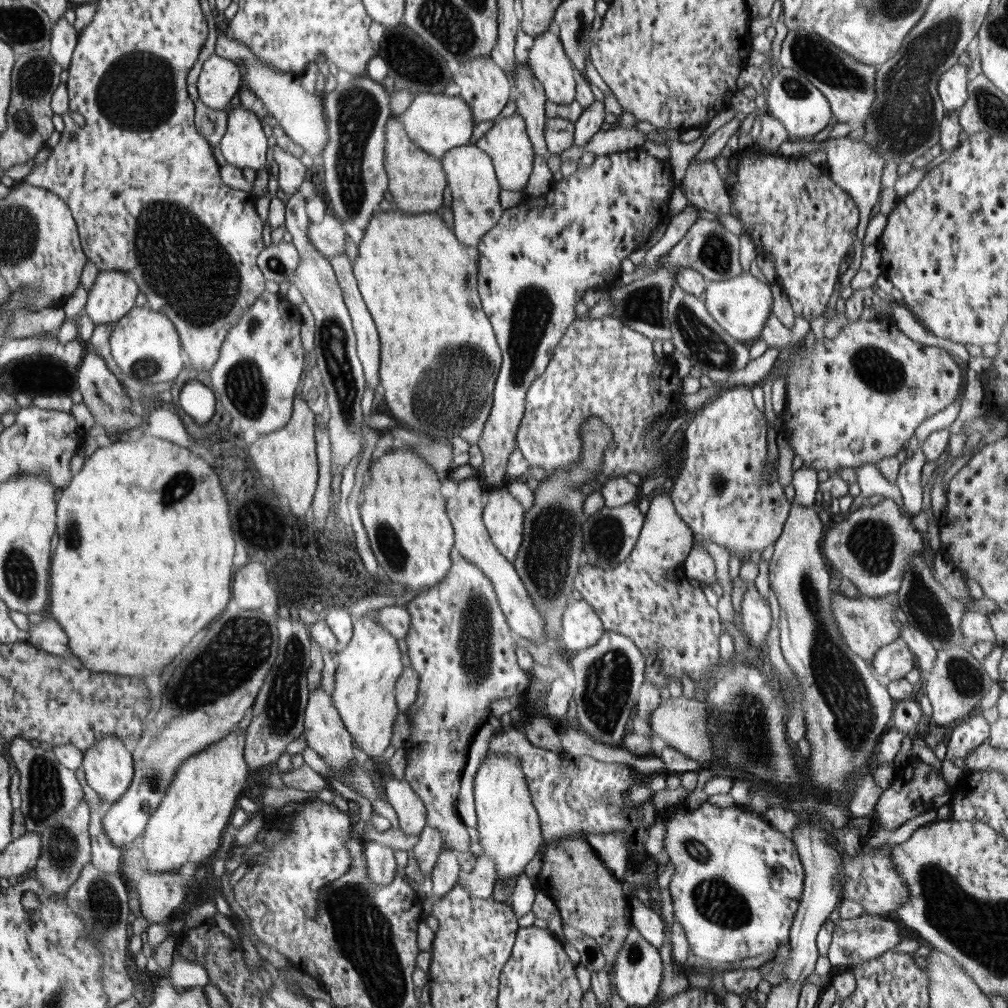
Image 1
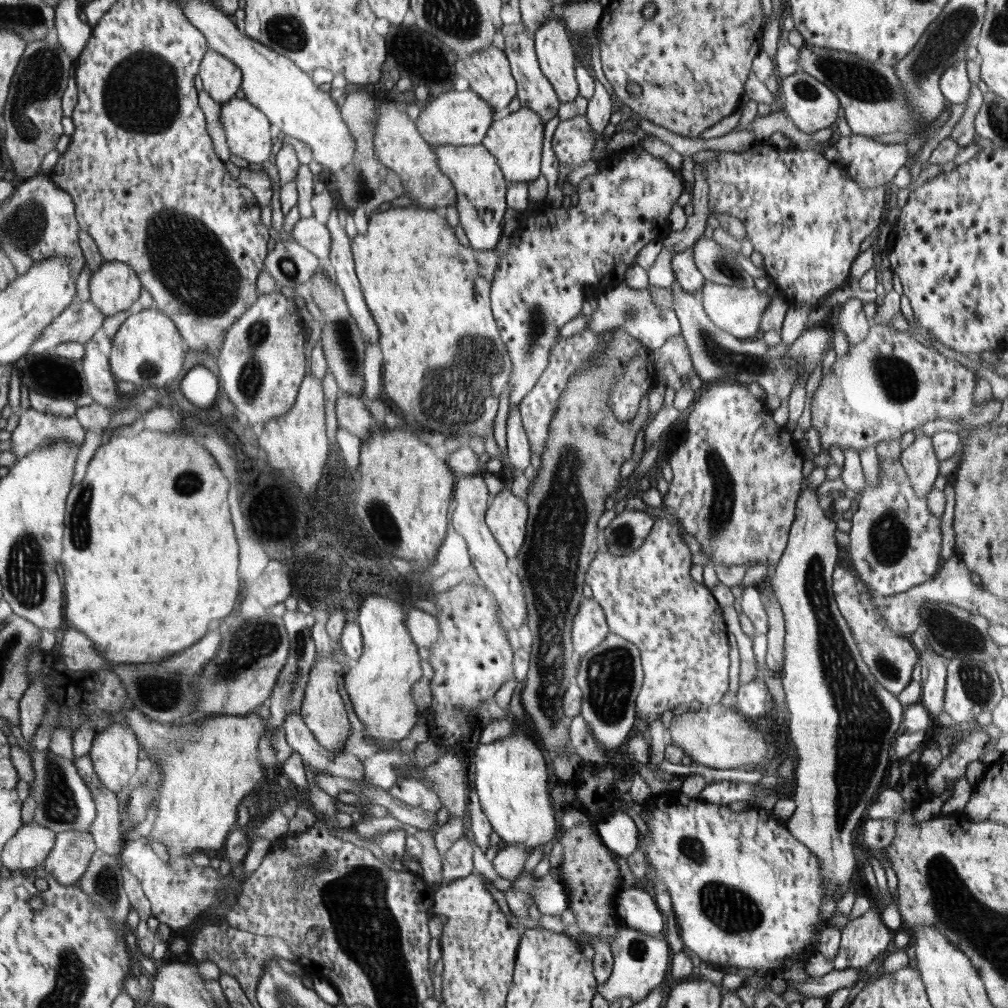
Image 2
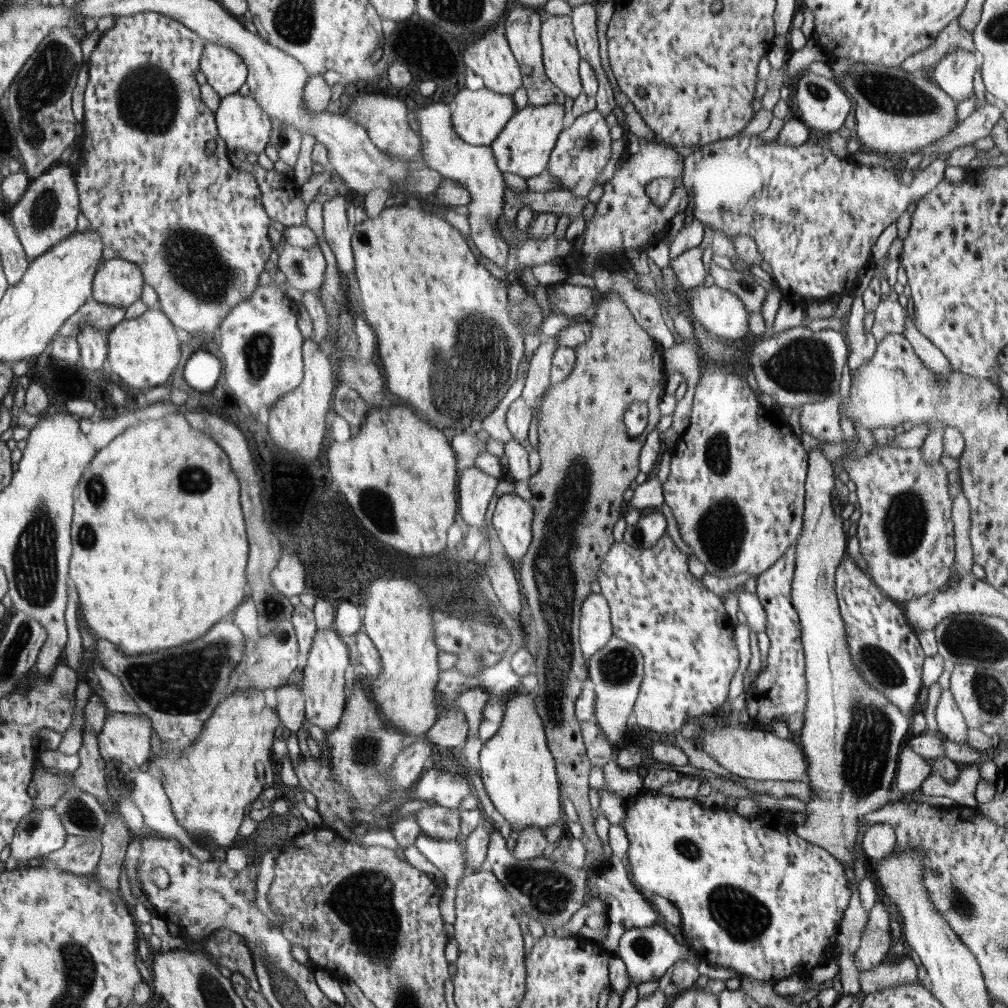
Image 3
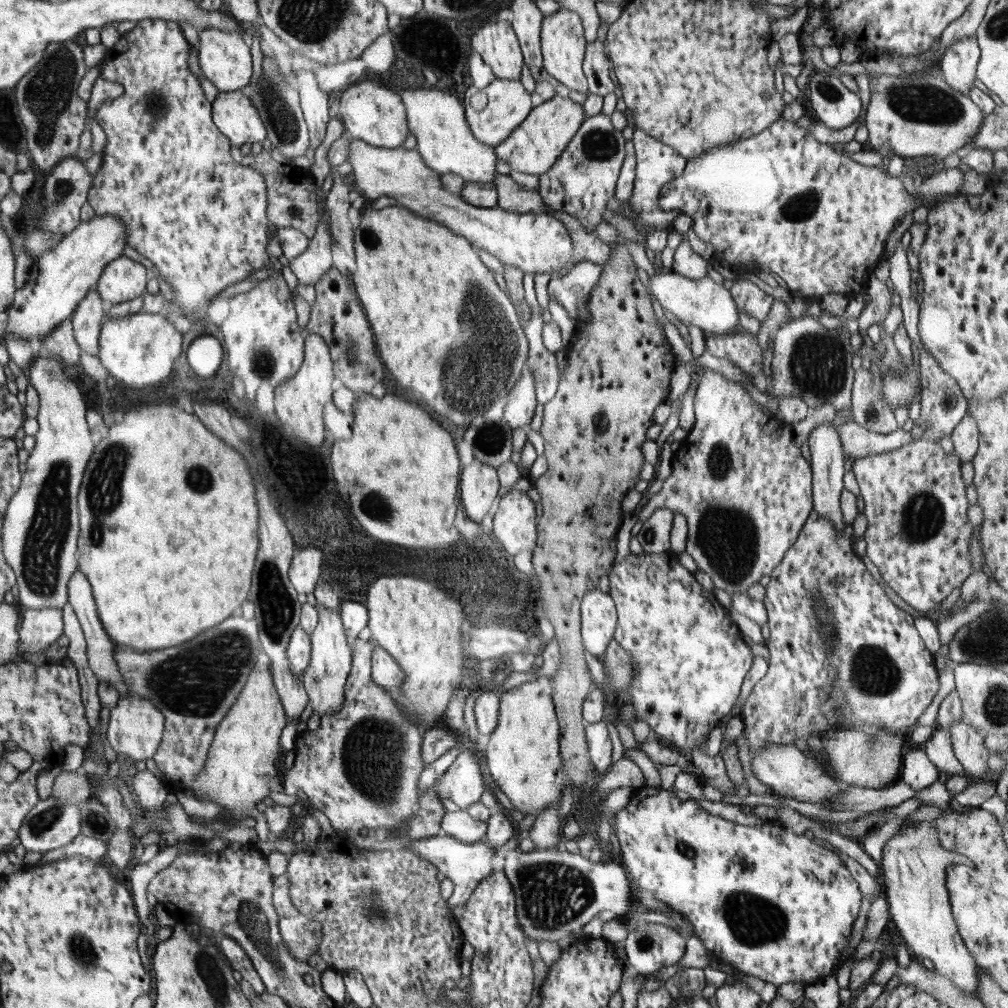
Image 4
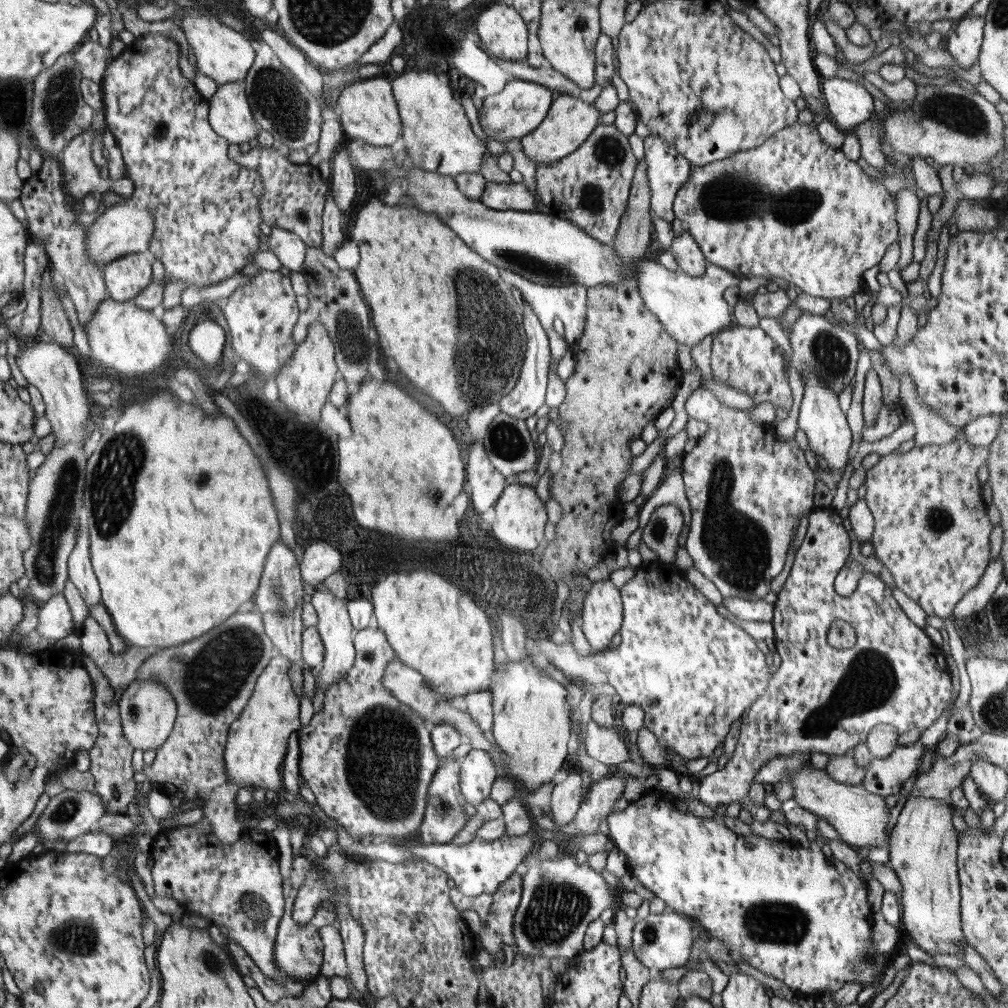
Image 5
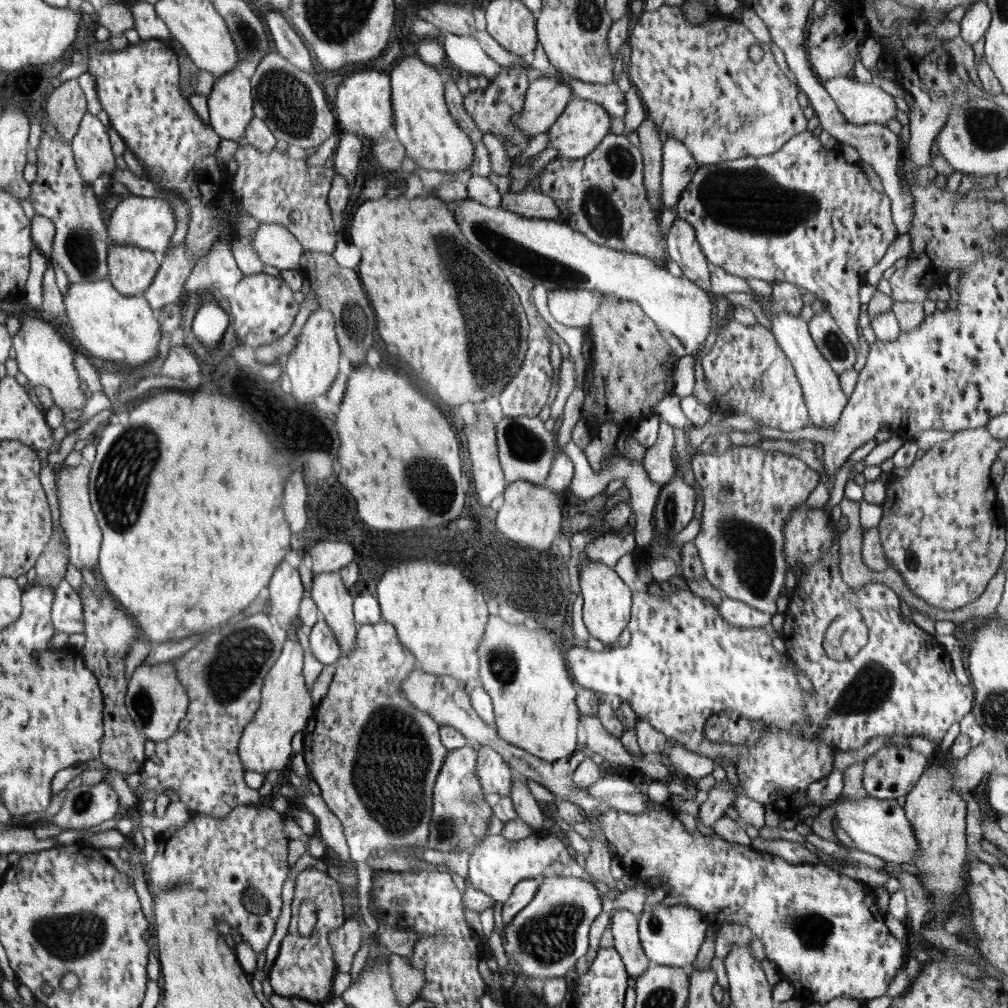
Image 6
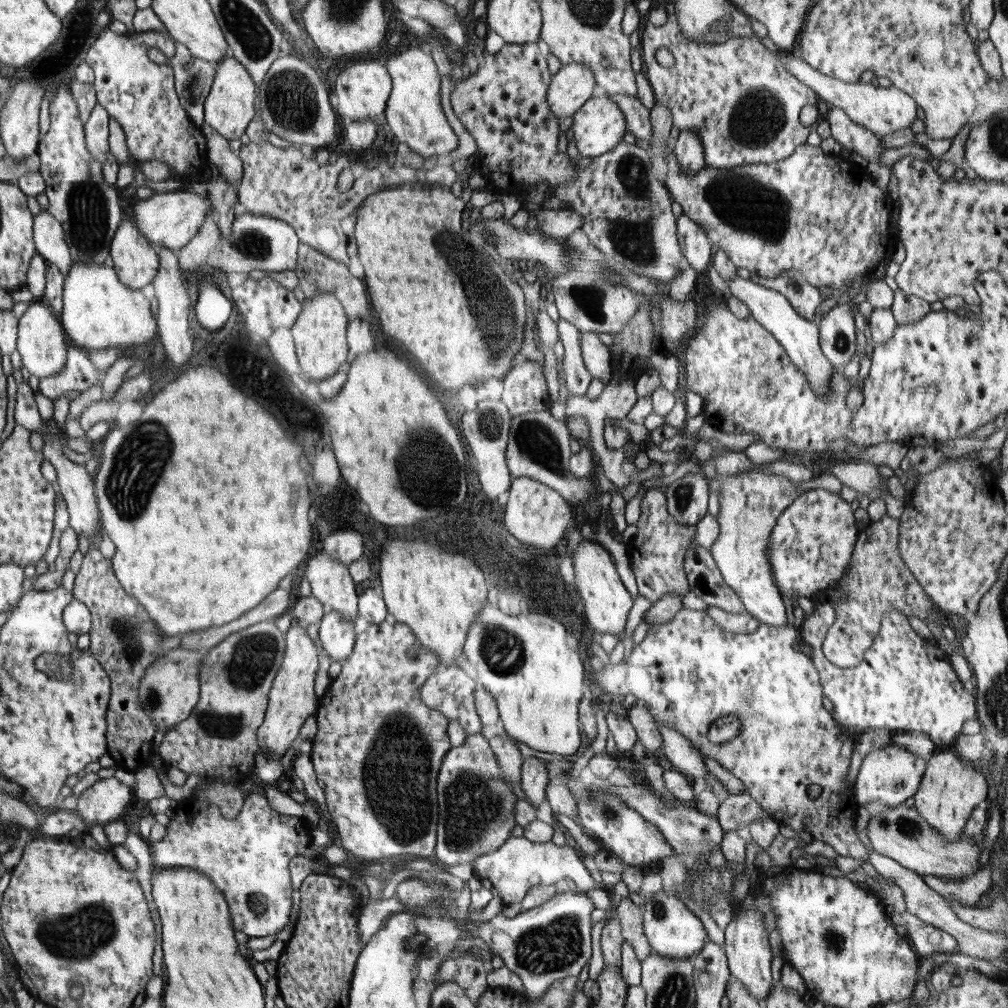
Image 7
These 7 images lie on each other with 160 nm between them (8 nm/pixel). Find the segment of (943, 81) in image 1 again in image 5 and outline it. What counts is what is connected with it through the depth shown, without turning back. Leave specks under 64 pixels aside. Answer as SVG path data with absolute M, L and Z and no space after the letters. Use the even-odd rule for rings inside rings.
M966 15L946 33L946 50L964 70L968 70L979 59L984 25L985 17Z

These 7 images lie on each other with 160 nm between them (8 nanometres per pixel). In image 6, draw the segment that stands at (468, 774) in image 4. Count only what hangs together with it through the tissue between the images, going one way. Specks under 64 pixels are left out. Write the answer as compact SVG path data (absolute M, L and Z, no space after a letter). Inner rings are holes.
M477 747L476 756L476 774L482 790L492 799L510 796L510 766L496 752L496 747Z

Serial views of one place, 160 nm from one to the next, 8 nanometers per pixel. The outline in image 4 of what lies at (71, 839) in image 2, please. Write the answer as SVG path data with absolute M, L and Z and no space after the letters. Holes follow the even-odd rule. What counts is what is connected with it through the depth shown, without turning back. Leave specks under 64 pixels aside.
M80 833L70 844L44 853L40 864L51 863L74 855L82 855L98 860L107 852L107 841L87 837Z

